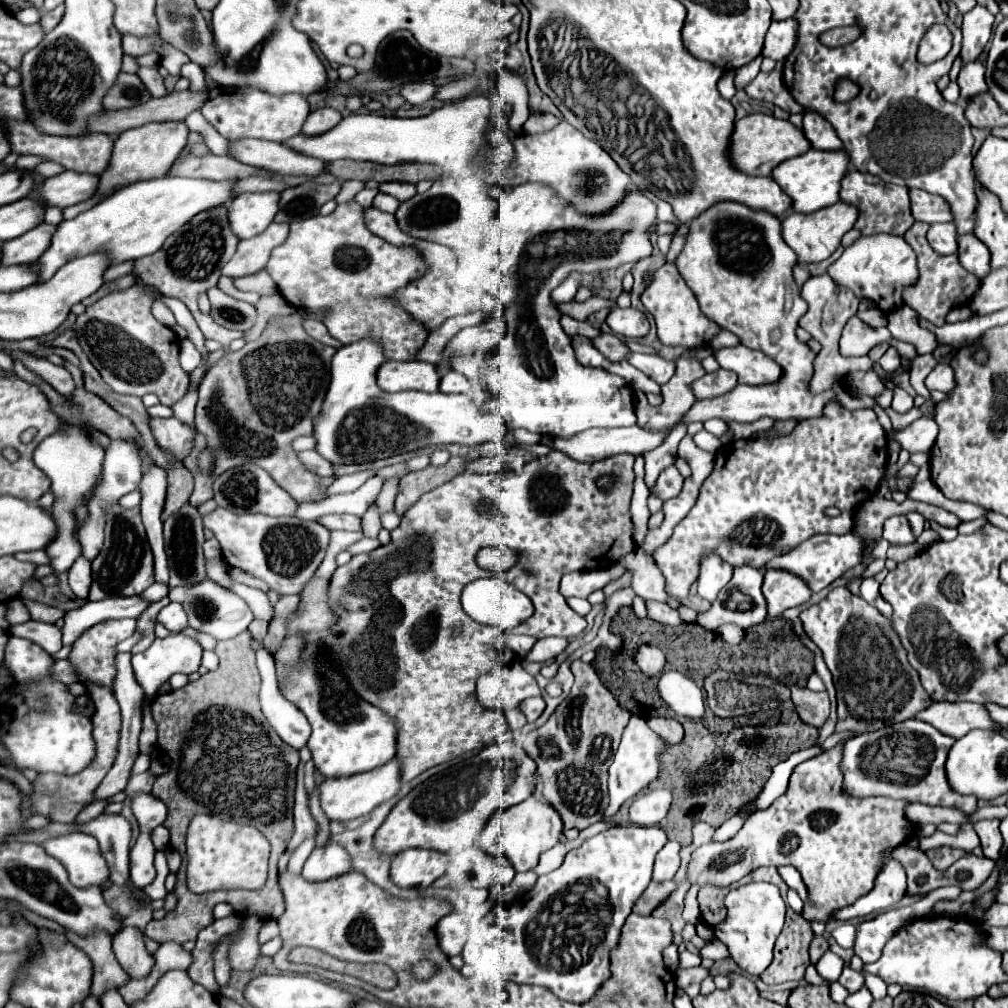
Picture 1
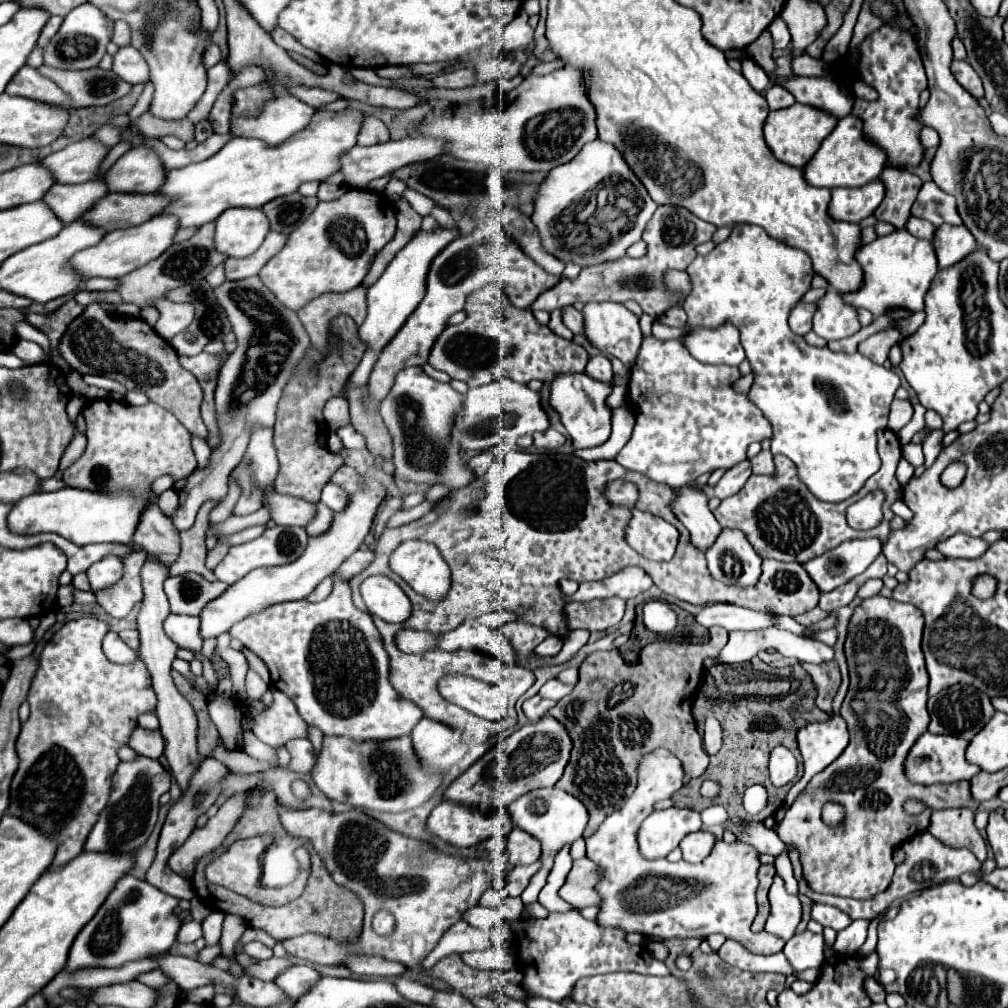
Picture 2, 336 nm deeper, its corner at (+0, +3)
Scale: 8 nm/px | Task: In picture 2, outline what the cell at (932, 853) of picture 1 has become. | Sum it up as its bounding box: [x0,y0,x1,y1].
[928,809,986,861]

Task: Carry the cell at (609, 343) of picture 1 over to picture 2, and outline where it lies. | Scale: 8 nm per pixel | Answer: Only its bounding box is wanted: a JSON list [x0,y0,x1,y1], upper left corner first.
[428,285,588,387]

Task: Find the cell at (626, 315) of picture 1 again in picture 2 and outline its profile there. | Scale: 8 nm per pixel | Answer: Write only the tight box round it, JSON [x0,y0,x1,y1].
[582,303,642,369]

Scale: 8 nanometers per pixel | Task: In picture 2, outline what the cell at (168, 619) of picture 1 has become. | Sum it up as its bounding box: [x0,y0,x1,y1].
[164,613,202,651]

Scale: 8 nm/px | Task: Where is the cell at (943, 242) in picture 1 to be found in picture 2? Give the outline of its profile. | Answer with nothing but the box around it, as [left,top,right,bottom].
[906,219,936,241]

